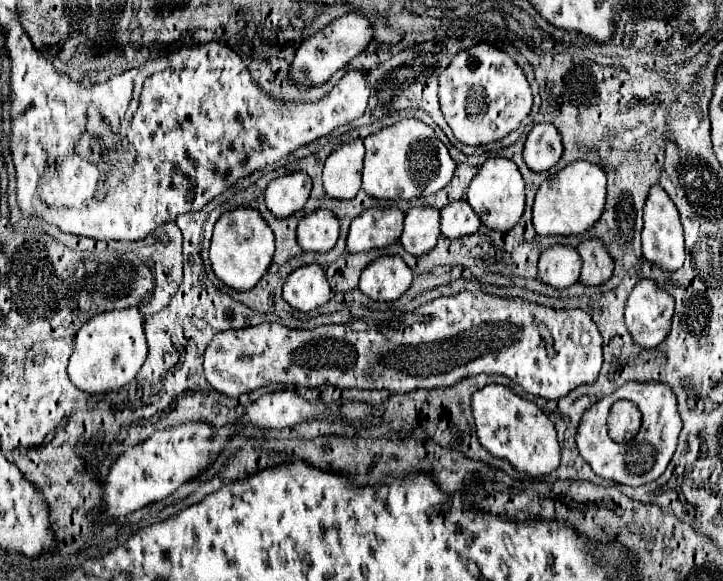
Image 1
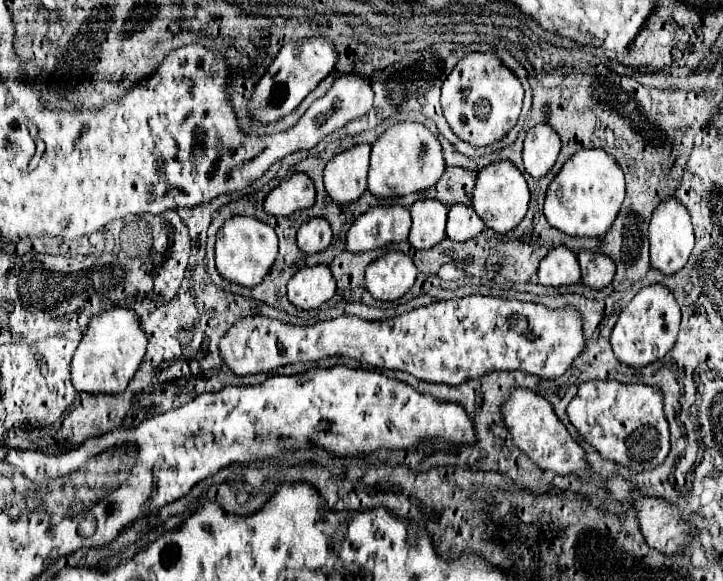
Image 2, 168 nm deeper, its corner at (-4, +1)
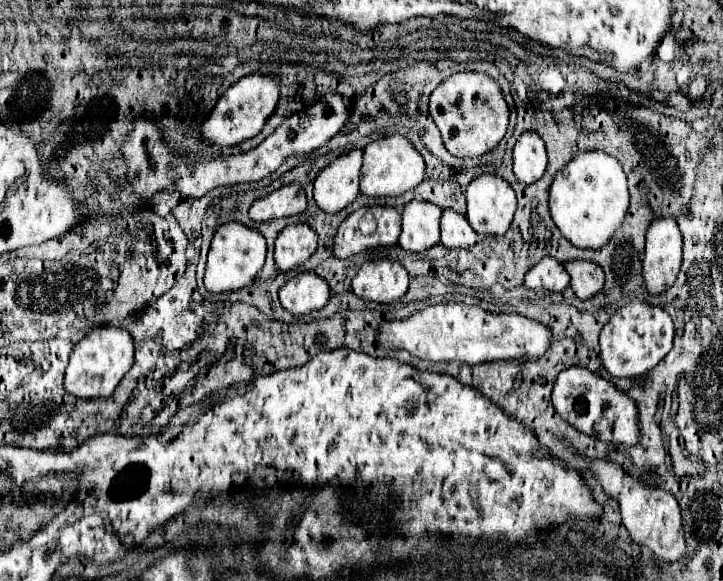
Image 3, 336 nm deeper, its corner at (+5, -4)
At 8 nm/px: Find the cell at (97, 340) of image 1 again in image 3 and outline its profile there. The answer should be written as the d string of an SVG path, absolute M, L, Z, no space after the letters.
M98 326L92 328L72 350L70 362L64 376L64 388L76 398L110 398L124 378L124 374L132 368L134 344L132 336L120 326Z

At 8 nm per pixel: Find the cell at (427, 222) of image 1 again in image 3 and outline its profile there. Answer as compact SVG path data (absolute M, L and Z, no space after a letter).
M412 200L402 210L402 234L398 244L406 252L426 252L440 242L442 210L430 202Z

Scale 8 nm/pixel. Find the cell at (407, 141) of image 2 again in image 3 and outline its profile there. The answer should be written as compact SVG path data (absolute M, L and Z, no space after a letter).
M386 136L364 148L364 166L360 176L360 192L370 198L400 196L418 186L426 176L424 158L406 136Z

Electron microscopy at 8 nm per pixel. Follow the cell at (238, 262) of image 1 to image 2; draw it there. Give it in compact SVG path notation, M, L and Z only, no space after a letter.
M231 217L223 223L215 241L215 261L217 271L223 279L243 285L255 287L269 273L273 261L277 257L277 235L267 227L267 223L255 217Z

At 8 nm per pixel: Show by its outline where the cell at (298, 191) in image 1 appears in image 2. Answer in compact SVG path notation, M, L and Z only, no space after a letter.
M295 173L293 177L281 181L265 197L263 209L275 217L287 217L295 211L307 209L315 203L313 181L305 173Z

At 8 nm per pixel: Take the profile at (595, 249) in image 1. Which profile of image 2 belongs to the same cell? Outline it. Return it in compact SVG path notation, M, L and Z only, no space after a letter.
M583 249L577 253L577 261L581 265L581 283L593 289L603 289L613 281L615 263L601 253Z

